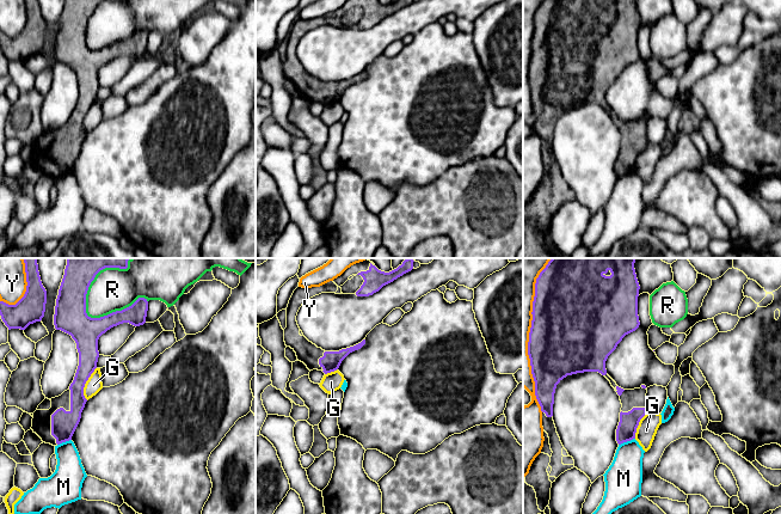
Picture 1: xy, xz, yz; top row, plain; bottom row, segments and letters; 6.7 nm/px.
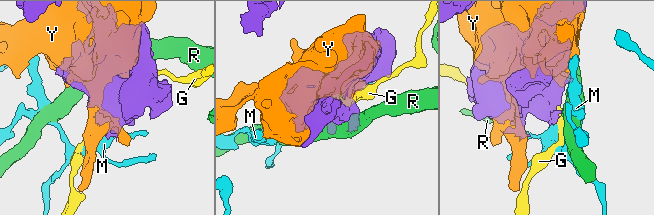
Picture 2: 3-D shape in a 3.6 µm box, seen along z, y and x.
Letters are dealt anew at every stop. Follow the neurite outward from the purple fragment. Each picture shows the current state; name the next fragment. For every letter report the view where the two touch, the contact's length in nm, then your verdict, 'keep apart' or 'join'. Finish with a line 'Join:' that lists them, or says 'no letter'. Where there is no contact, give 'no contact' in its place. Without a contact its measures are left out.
G: xy | 240 nm | keep apart
M: yz | 120 nm | keep apart
R: xy | 480 nm | keep apart
Y: xy | 340 nm | keep apart
Join: no letter

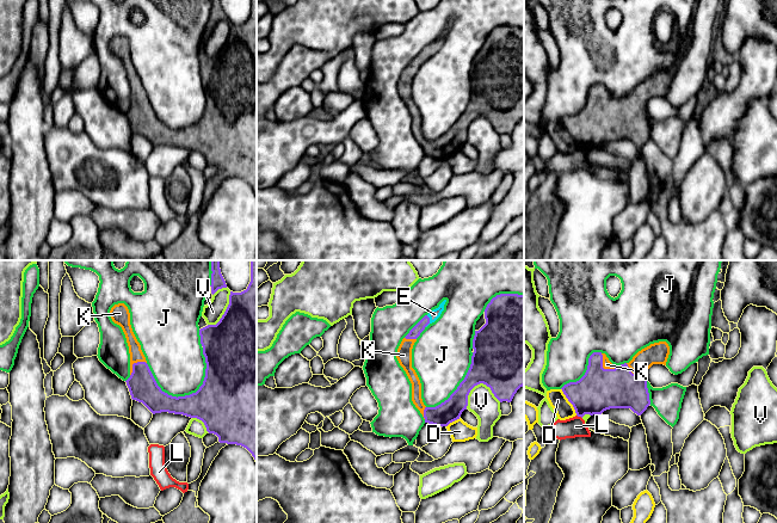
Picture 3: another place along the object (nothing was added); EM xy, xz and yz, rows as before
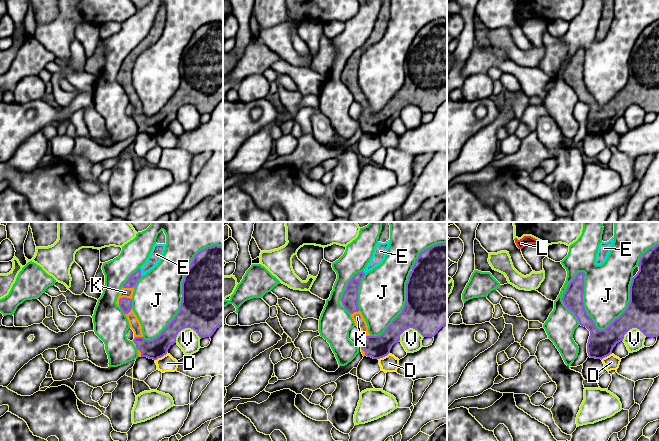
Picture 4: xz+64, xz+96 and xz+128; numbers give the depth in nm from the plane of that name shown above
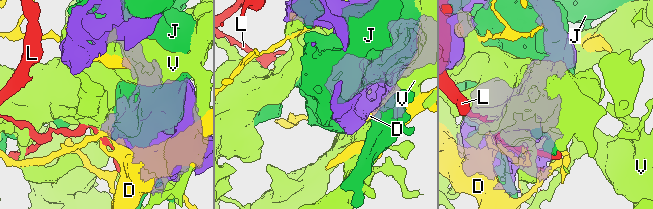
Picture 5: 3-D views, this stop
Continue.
D: yz | 220 nm | keep apart
E: xz | 80 nm | join
J: xy | 420 nm | keep apart
K: yz | 140 nm | join
L: yz | 50 nm | keep apart
V: xz | 240 nm | keep apart
Join: E, K

